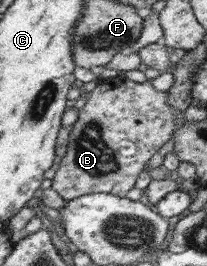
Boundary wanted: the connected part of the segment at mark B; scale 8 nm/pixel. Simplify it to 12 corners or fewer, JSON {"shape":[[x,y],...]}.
{"shape":[[149,80],[100,81],[51,176],[125,197],[178,119]]}

